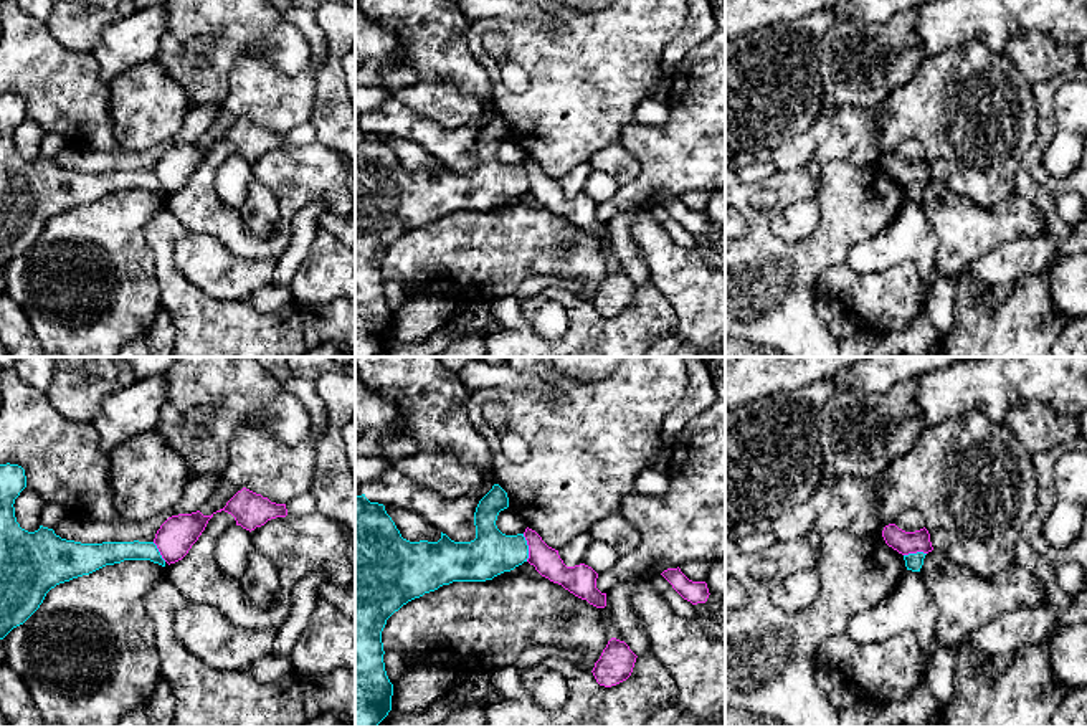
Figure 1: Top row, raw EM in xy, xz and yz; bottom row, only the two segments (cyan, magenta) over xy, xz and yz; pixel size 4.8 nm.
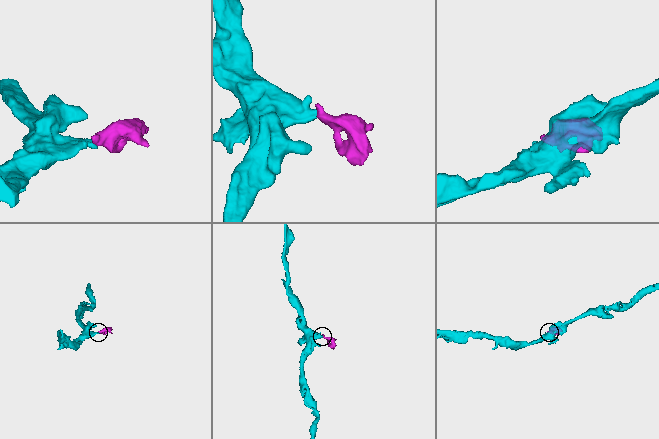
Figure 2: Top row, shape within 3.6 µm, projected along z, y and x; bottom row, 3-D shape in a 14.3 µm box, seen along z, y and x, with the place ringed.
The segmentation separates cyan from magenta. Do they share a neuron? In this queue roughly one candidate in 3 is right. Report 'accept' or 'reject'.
reject

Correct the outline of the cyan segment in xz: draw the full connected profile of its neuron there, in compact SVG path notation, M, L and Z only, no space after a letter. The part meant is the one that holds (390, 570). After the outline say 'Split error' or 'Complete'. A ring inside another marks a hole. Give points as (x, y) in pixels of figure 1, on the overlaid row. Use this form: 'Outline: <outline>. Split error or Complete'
Outline: M494 484L479 501L474 512L476 539L471 542L454 542L441 532L438 542L410 542L401 537L385 506L370 502L365 494L355 497L355 727L377 727L392 710L393 684L390 682L383 663L382 631L387 620L408 601L434 592L453 582L486 582L510 572L529 558L529 545L524 534L506 535L497 525L497 516L509 507L507 492Z. Complete

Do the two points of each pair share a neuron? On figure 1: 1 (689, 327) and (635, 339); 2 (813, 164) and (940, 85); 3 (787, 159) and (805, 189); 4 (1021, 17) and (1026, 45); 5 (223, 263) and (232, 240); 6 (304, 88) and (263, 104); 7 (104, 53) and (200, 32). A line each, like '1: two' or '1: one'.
1: two
2: one
3: two
4: two
5: two
6: one
7: two

